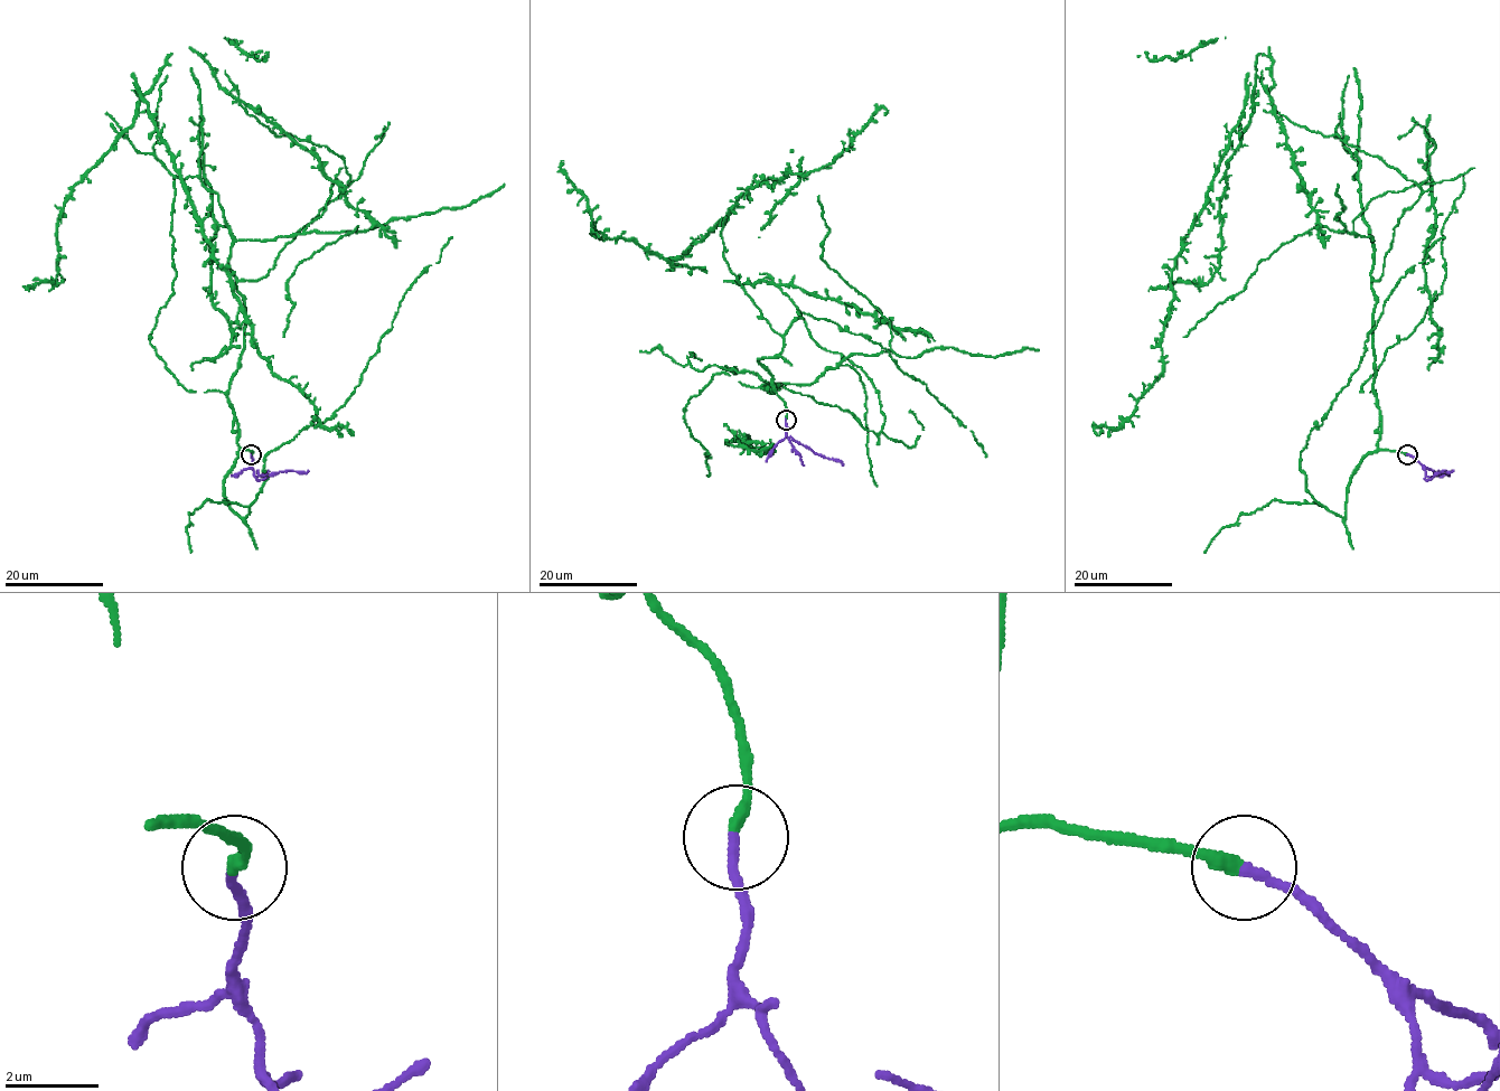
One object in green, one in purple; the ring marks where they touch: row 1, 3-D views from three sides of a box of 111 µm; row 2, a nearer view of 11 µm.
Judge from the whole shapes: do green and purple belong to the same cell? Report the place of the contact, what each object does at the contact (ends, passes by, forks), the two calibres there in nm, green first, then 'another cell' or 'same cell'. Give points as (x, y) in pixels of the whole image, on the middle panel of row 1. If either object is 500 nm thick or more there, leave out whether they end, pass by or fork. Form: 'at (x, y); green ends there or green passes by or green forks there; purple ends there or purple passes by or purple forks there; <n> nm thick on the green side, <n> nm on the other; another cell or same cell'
at (786, 420); green ends there; purple ends there; 280 nm thick on the green side, 220 nm on the other; same cell

